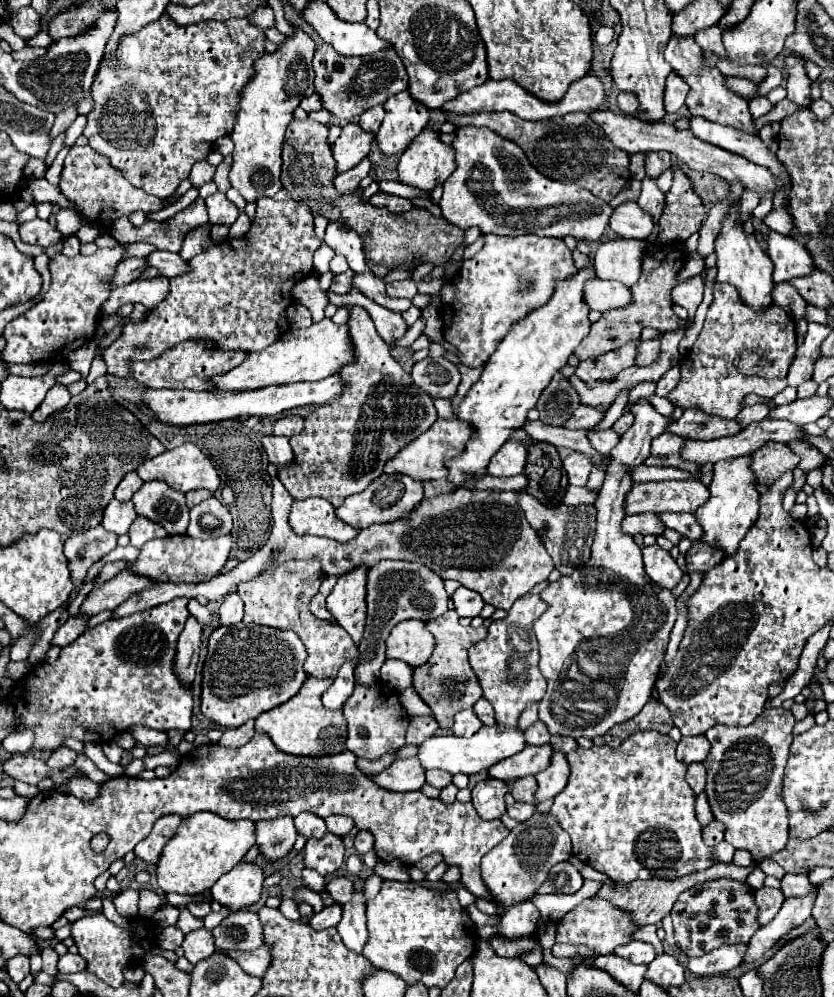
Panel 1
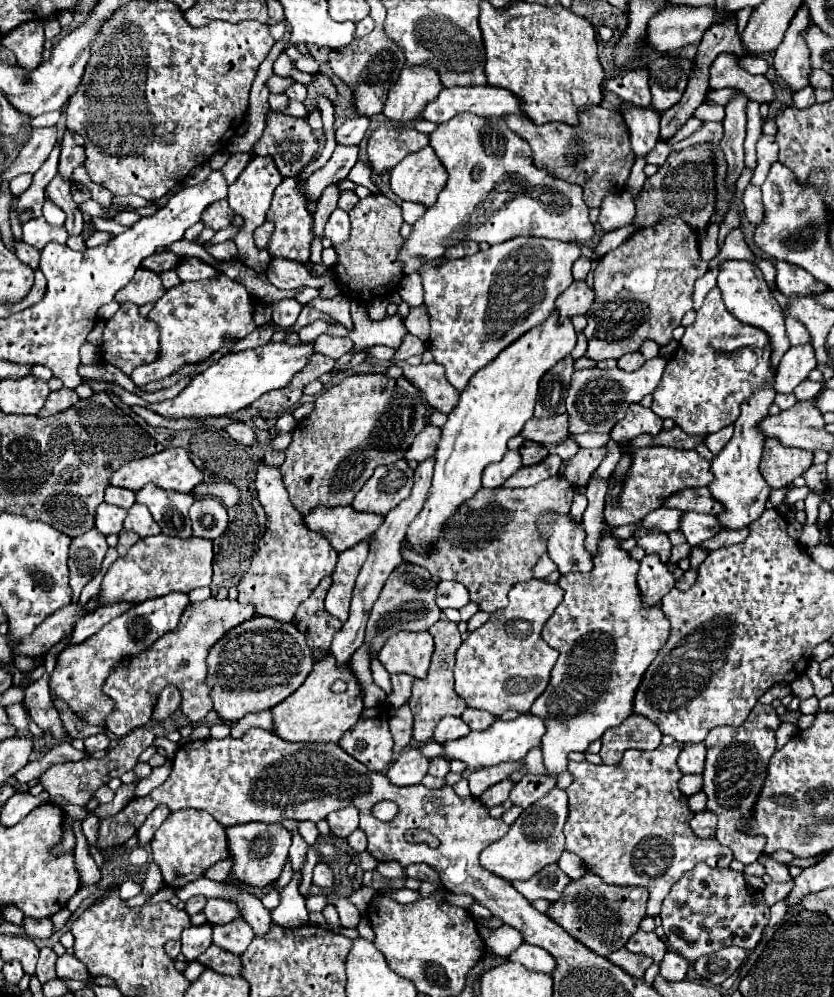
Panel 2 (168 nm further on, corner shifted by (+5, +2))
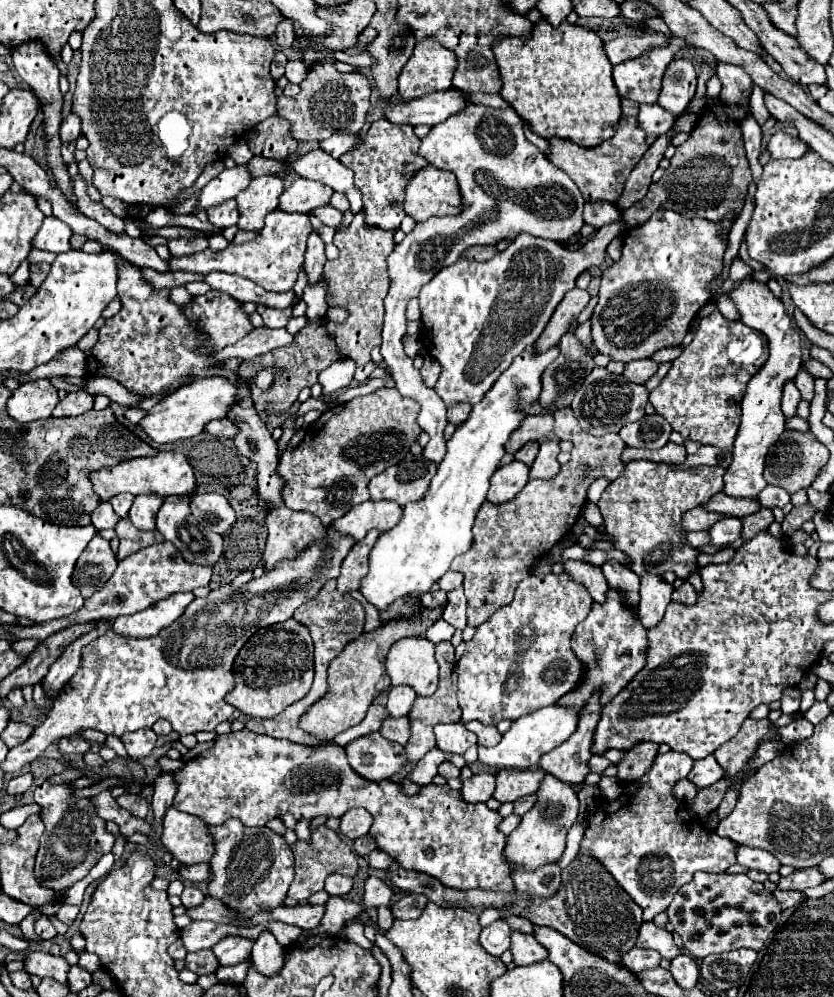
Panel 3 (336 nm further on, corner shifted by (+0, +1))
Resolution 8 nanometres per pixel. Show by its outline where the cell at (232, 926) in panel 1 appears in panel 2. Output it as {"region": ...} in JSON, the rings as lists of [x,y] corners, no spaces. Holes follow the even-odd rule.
{"region":[[[232,921],[230,925],[216,925],[214,927],[214,945],[218,945],[224,951],[230,951],[234,955],[242,955],[250,941],[254,939],[254,931],[250,925],[242,921]]]}

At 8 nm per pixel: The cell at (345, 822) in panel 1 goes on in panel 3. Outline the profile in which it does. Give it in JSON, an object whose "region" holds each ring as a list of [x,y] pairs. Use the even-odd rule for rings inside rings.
{"region":[[[353,808],[349,810],[347,814],[341,816],[341,826],[339,826],[339,834],[349,838],[349,840],[355,840],[355,838],[361,838],[369,832],[371,828],[371,814],[363,808]]]}

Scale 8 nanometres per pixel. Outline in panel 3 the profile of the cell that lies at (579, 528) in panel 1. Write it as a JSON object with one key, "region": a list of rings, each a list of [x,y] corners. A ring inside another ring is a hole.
{"region":[[[567,560],[567,562],[563,562],[563,568],[575,582],[581,582],[589,590],[593,600],[597,600],[597,602],[605,600],[605,592],[609,588],[609,584],[607,584],[605,576],[601,574],[599,566],[583,562],[583,560]]]}

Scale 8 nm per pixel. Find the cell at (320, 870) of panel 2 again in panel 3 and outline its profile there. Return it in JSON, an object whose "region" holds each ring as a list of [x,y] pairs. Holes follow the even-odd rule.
{"region":[[[329,874],[327,882],[325,882],[325,890],[331,896],[345,896],[353,886],[353,880],[343,876],[343,874]]]}

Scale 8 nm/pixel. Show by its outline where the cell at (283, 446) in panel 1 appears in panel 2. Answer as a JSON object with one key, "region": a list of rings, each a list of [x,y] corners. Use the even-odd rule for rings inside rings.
{"region":[[[238,421],[238,423],[230,423],[230,425],[224,427],[224,429],[226,429],[226,433],[228,433],[236,443],[252,445],[252,441],[254,441],[254,433],[252,433],[252,429],[250,429],[246,423],[242,423],[242,421]]]}

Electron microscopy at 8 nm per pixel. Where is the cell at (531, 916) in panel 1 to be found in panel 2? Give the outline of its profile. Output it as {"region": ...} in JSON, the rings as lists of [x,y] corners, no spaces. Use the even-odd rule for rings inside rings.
{"region":[[[504,925],[504,927],[494,929],[492,937],[486,939],[486,947],[488,947],[490,951],[494,951],[496,955],[508,957],[522,941],[524,941],[524,939],[522,939],[522,933],[514,931],[510,925]]]}

